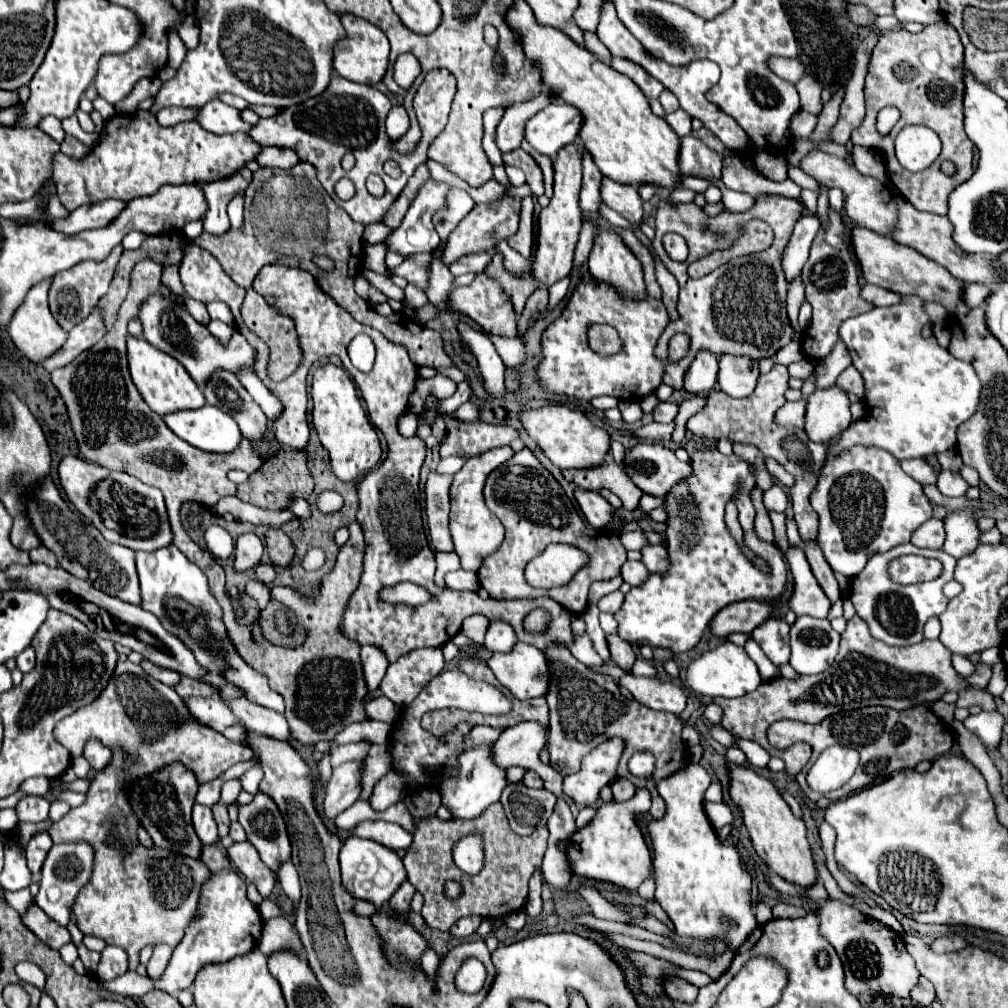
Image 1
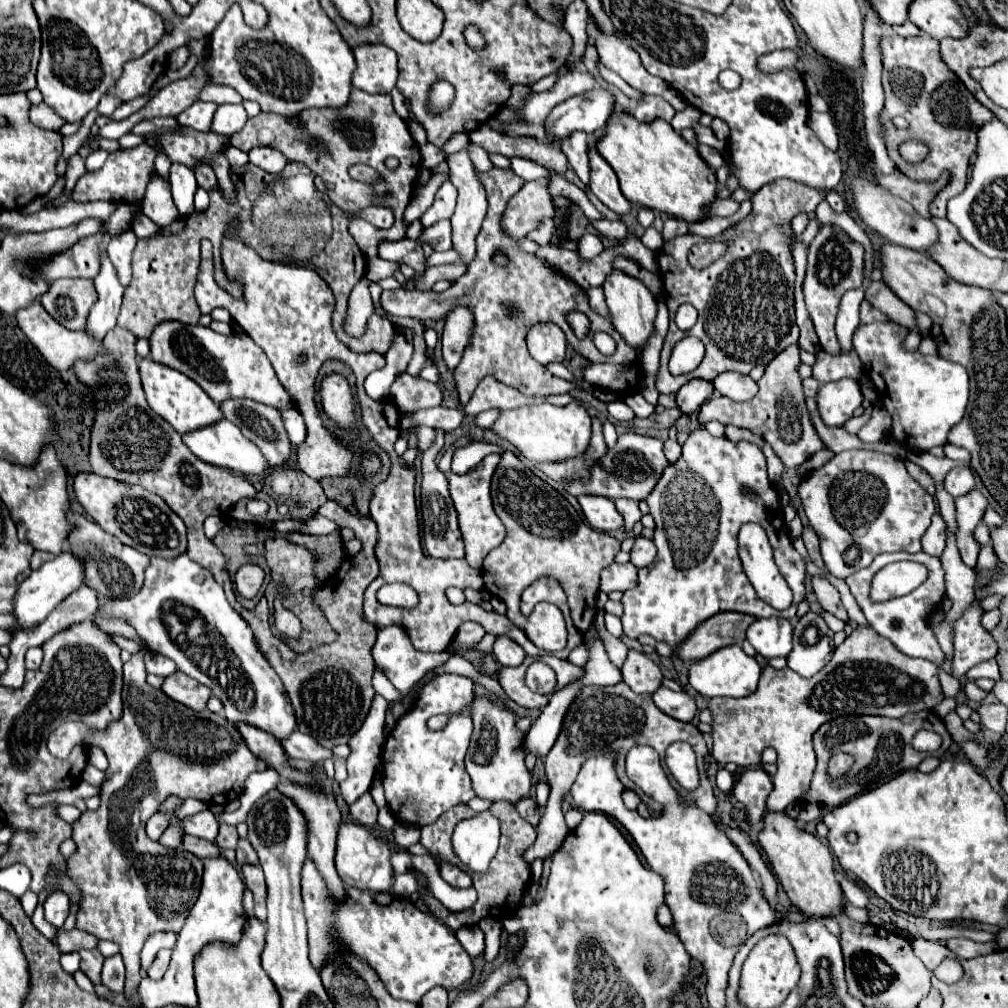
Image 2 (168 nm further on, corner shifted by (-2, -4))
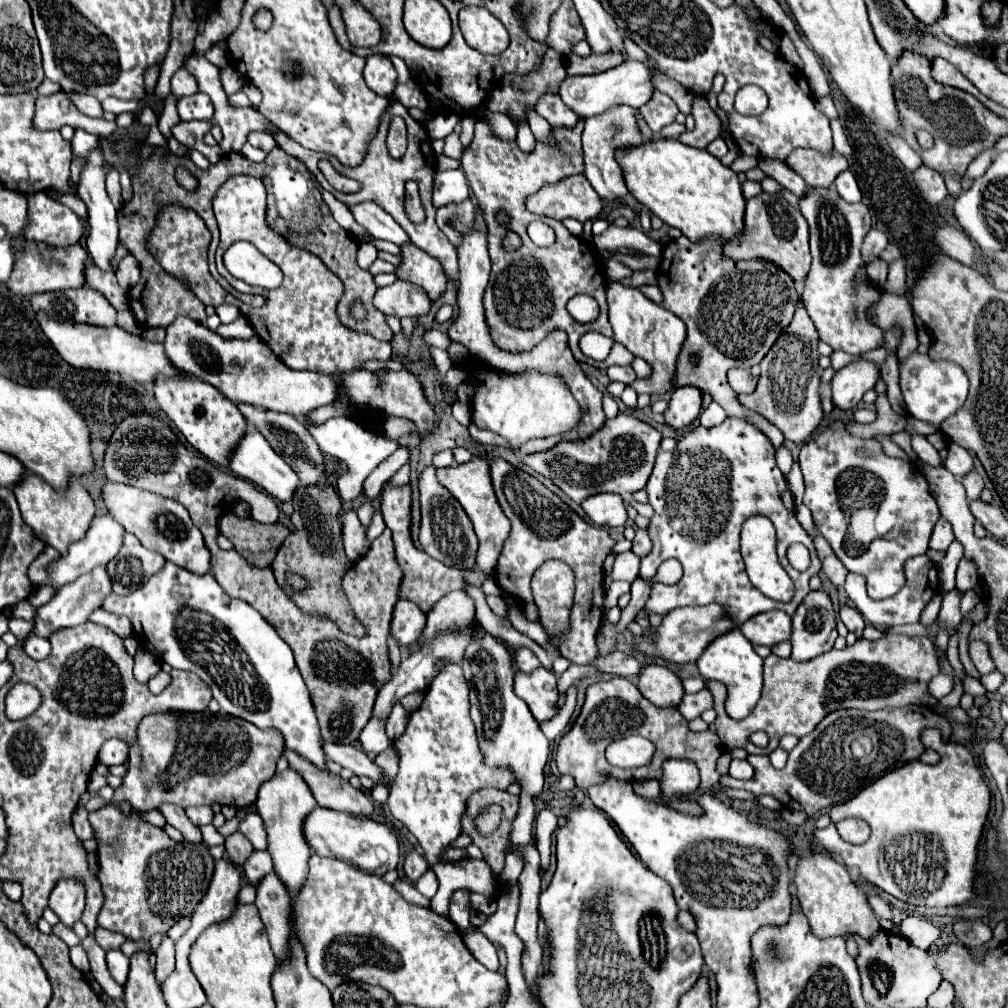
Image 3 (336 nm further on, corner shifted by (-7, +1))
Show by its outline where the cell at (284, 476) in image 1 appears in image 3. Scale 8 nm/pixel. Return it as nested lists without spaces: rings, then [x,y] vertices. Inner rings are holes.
[[[313,484],[313,486],[297,486],[293,494],[293,514],[291,522],[295,526],[293,534],[285,538],[285,542],[279,546],[277,556],[271,564],[273,574],[277,584],[281,588],[287,588],[287,596],[293,596],[293,602],[303,614],[309,616],[323,616],[331,622],[335,622],[345,634],[351,636],[365,636],[365,628],[359,624],[359,620],[351,614],[347,598],[341,590],[341,578],[351,566],[351,560],[343,552],[343,542],[341,542],[341,522],[339,518],[339,508],[341,508],[341,498],[337,496],[335,488],[329,484]],[[285,572],[295,572],[307,578],[309,588],[305,592],[293,592],[287,582],[285,582]]]

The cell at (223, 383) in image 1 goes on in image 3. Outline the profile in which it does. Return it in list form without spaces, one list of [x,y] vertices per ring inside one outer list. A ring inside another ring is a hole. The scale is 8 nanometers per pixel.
[[[243,402],[237,404],[237,408],[245,416],[245,420],[271,444],[271,448],[295,470],[295,474],[299,476],[301,484],[309,486],[309,484],[317,484],[319,480],[323,480],[323,456],[321,456],[321,450],[317,448],[317,442],[307,432],[305,424],[301,424],[297,418],[293,418],[289,414],[255,408],[255,406],[243,404]]]

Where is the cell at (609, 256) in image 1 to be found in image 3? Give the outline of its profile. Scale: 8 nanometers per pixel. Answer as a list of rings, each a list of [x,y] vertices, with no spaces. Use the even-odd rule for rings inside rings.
[[[619,282],[607,284],[607,304],[609,304],[609,322],[615,332],[615,342],[623,344],[635,356],[647,360],[653,366],[653,376],[649,380],[635,380],[629,384],[637,394],[663,394],[671,390],[671,378],[675,372],[675,360],[685,340],[685,324],[673,316],[673,312],[649,300],[641,290],[623,286]]]

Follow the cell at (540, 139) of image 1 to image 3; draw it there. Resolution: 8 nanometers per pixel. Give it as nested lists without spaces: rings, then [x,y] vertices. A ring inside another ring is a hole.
[[[625,60],[617,68],[611,68],[609,72],[601,72],[601,74],[593,74],[593,76],[565,78],[563,84],[561,84],[559,96],[579,118],[587,120],[591,116],[599,116],[599,114],[607,112],[609,108],[621,106],[621,104],[627,104],[631,108],[641,108],[651,98],[653,90],[655,88],[651,84],[649,66],[645,62]]]

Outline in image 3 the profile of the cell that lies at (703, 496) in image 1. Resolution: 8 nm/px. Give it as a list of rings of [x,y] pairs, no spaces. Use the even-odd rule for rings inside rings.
[[[727,418],[723,424],[713,428],[697,426],[679,440],[673,452],[661,450],[645,488],[655,514],[647,530],[653,540],[653,550],[649,556],[641,558],[639,570],[639,578],[651,586],[643,612],[665,616],[669,610],[679,606],[705,606],[717,602],[729,610],[729,616],[737,624],[769,610],[783,610],[793,616],[797,606],[809,594],[809,580],[821,570],[821,562],[811,538],[795,518],[793,500],[787,504],[781,498],[779,484],[783,484],[783,474],[775,464],[775,450],[769,438],[745,420]],[[753,514],[773,514],[779,558],[785,558],[785,570],[797,588],[797,594],[789,604],[767,600],[747,578],[745,564],[739,554],[739,530]],[[795,542],[805,544],[811,552],[811,568],[807,572],[797,572],[787,562],[785,550]],[[669,558],[681,562],[681,582],[675,586],[651,582],[659,564]]]

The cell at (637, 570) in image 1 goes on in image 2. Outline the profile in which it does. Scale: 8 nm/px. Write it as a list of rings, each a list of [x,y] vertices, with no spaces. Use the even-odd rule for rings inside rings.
[[[612,563],[604,569],[602,579],[600,579],[600,591],[610,593],[610,591],[626,591],[632,589],[638,581],[638,569],[632,563]]]

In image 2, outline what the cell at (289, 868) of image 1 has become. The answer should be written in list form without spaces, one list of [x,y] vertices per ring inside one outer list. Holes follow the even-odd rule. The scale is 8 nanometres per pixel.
[[[306,859],[302,869],[302,899],[308,919],[310,961],[316,971],[320,971],[322,965],[328,965],[338,951],[344,949],[360,961],[366,961],[394,999],[412,1003],[420,1003],[434,987],[452,991],[472,979],[472,959],[454,933],[450,933],[450,929],[436,917],[420,911],[416,903],[404,897],[394,897],[390,905],[378,905],[374,893],[368,889],[362,891],[346,885],[344,891],[344,903],[336,905],[314,861]]]

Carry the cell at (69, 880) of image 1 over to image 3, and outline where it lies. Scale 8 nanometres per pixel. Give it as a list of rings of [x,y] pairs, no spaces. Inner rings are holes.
[[[59,880],[49,896],[49,908],[65,926],[73,926],[85,908],[85,890],[77,880]]]

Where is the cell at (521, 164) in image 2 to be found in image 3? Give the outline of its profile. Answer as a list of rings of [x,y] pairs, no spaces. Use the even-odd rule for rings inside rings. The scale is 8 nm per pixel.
[[[527,124],[519,126],[519,130],[517,130],[517,146],[521,148],[521,152],[531,152],[535,148],[535,138]]]

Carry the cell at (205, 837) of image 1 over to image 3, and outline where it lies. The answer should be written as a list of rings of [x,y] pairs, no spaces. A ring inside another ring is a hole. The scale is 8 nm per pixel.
[[[209,806],[187,808],[185,812],[187,812],[187,816],[191,818],[191,822],[197,824],[197,826],[205,826],[205,824],[211,824],[211,822],[213,822],[213,810],[211,810]]]

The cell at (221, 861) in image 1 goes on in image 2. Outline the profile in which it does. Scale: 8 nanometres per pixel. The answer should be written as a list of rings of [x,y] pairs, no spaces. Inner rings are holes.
[[[184,833],[184,837],[182,837],[182,849],[194,853],[194,855],[200,857],[200,859],[206,859],[206,857],[220,857],[220,849],[218,849],[214,843],[204,841],[204,839],[200,839],[200,837],[186,835],[186,833]]]

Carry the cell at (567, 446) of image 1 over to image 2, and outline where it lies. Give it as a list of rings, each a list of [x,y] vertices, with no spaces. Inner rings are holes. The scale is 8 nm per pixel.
[[[550,403],[522,405],[520,409],[502,409],[492,431],[510,441],[526,459],[534,463],[554,463],[582,455],[590,443],[590,415],[578,403],[556,407]]]

